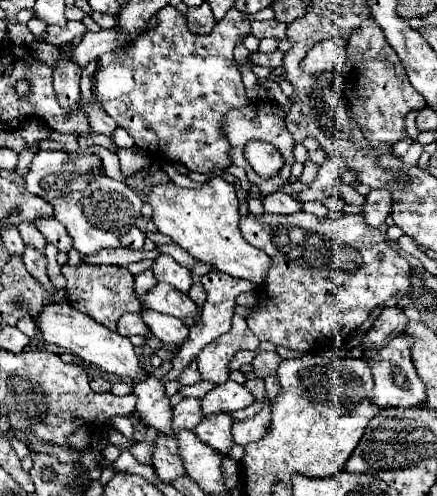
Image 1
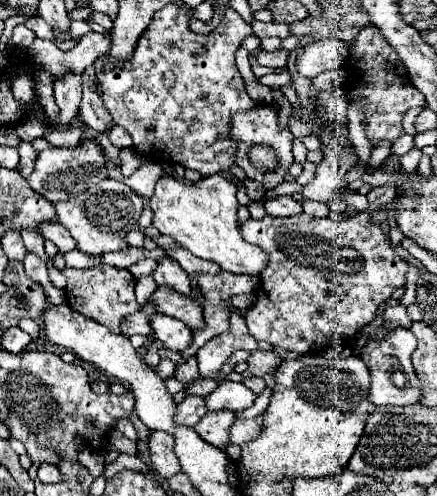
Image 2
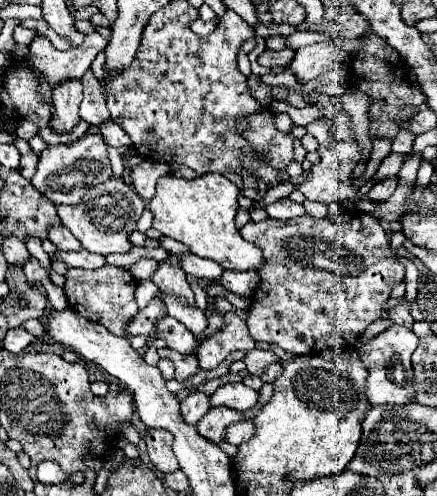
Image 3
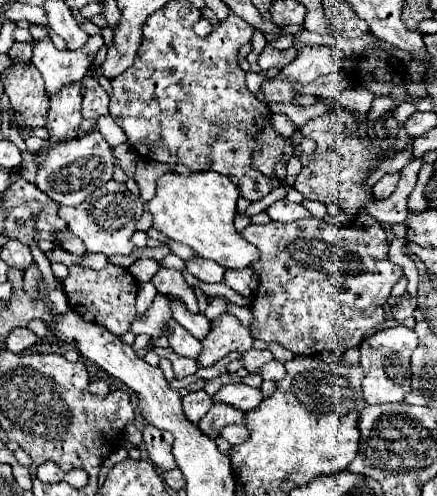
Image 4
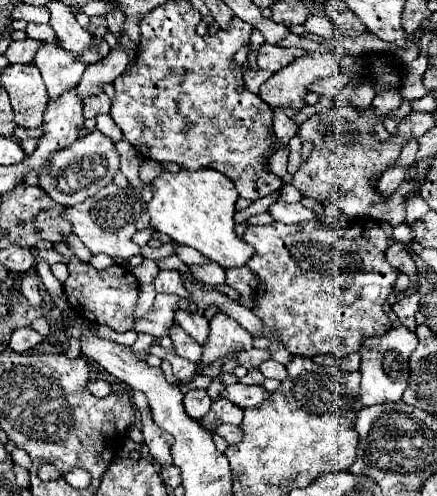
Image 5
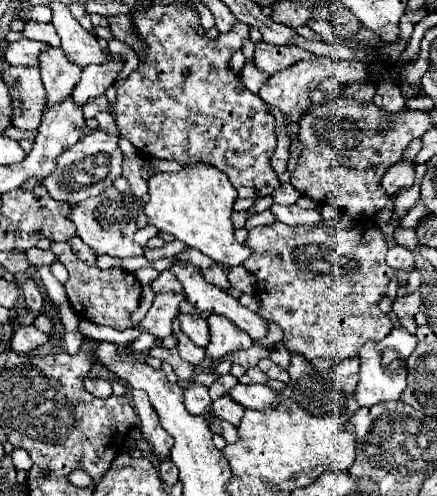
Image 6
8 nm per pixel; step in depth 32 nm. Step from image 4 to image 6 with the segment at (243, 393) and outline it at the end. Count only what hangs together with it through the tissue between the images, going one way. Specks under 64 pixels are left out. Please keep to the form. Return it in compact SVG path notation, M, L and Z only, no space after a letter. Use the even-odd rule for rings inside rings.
M236 384L230 392L230 398L238 400L244 408L254 408L254 410L266 410L266 408L276 408L278 406L278 392L268 388L266 384Z

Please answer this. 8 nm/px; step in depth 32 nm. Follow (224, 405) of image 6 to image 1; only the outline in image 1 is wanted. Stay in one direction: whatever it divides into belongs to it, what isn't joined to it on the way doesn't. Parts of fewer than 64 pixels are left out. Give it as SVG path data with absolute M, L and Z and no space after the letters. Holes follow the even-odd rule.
M220 412L220 414L214 414L214 416L204 416L202 422L194 428L194 432L204 444L210 444L212 448L216 448L220 454L226 456L228 450L234 446L232 444L232 434L230 434L232 422L234 422L234 418L228 412Z

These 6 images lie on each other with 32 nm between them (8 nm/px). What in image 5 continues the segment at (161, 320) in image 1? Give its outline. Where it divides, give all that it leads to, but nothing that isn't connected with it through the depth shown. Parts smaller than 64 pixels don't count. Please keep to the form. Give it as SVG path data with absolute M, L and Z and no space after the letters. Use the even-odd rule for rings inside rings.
M172 326L170 338L174 340L174 350L176 350L182 358L186 358L186 360L190 360L190 362L194 362L194 364L200 364L202 346L196 344L180 326Z

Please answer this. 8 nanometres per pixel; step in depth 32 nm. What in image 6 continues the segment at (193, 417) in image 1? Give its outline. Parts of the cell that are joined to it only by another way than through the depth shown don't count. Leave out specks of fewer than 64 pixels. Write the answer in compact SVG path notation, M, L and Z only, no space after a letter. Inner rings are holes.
M190 382L184 390L184 404L192 414L204 414L212 404L212 398L208 396L208 386Z

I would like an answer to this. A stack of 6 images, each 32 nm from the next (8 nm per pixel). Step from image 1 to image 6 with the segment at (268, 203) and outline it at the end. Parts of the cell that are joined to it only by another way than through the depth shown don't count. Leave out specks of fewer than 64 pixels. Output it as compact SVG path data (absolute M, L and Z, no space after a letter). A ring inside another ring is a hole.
M272 204L270 210L274 212L274 216L282 224L288 224L288 226L318 226L318 224L324 224L324 218L318 210L302 210L296 204L292 204L292 206Z

